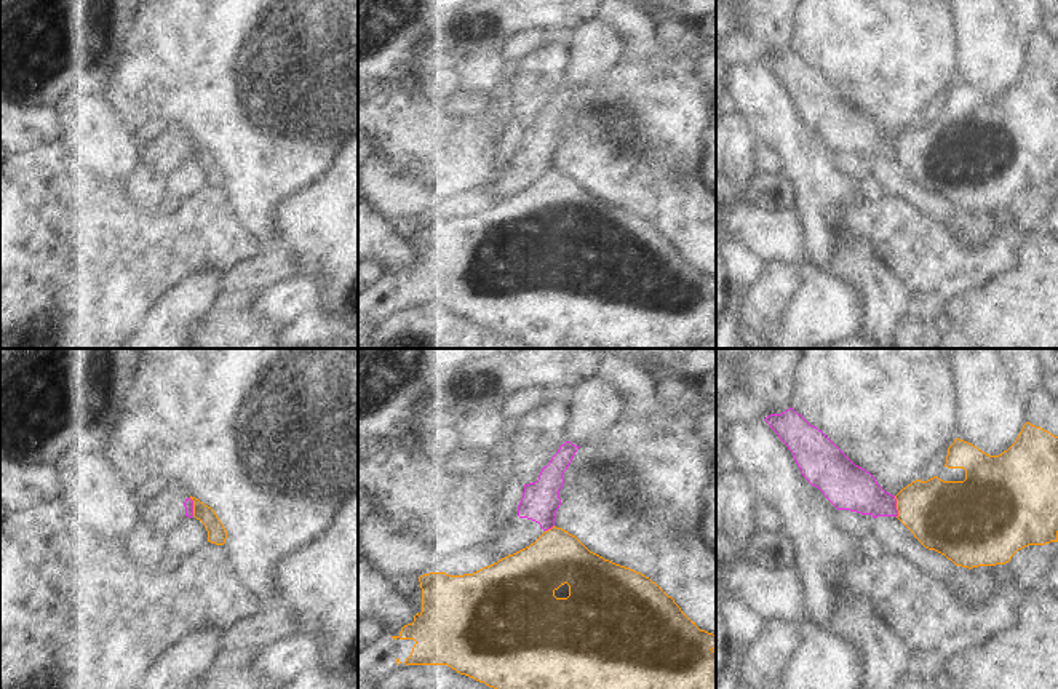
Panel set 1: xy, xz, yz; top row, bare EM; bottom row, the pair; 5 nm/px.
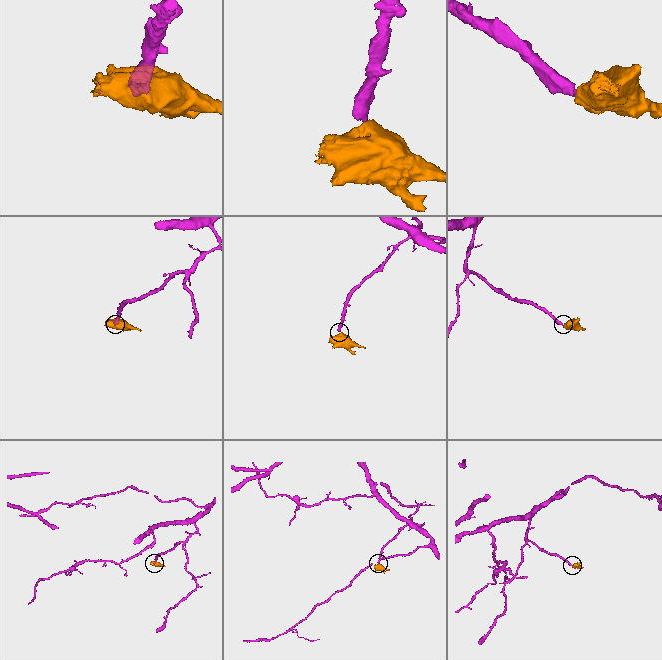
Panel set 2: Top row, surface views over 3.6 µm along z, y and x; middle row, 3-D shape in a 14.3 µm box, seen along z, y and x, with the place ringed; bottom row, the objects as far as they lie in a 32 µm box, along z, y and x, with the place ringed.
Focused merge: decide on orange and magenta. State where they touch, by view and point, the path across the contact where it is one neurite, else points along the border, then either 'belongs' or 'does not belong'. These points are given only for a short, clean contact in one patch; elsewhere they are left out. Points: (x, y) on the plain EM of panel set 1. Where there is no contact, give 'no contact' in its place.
yz (897, 149) | along yz (894, 138), (897, 159) | does not belong

